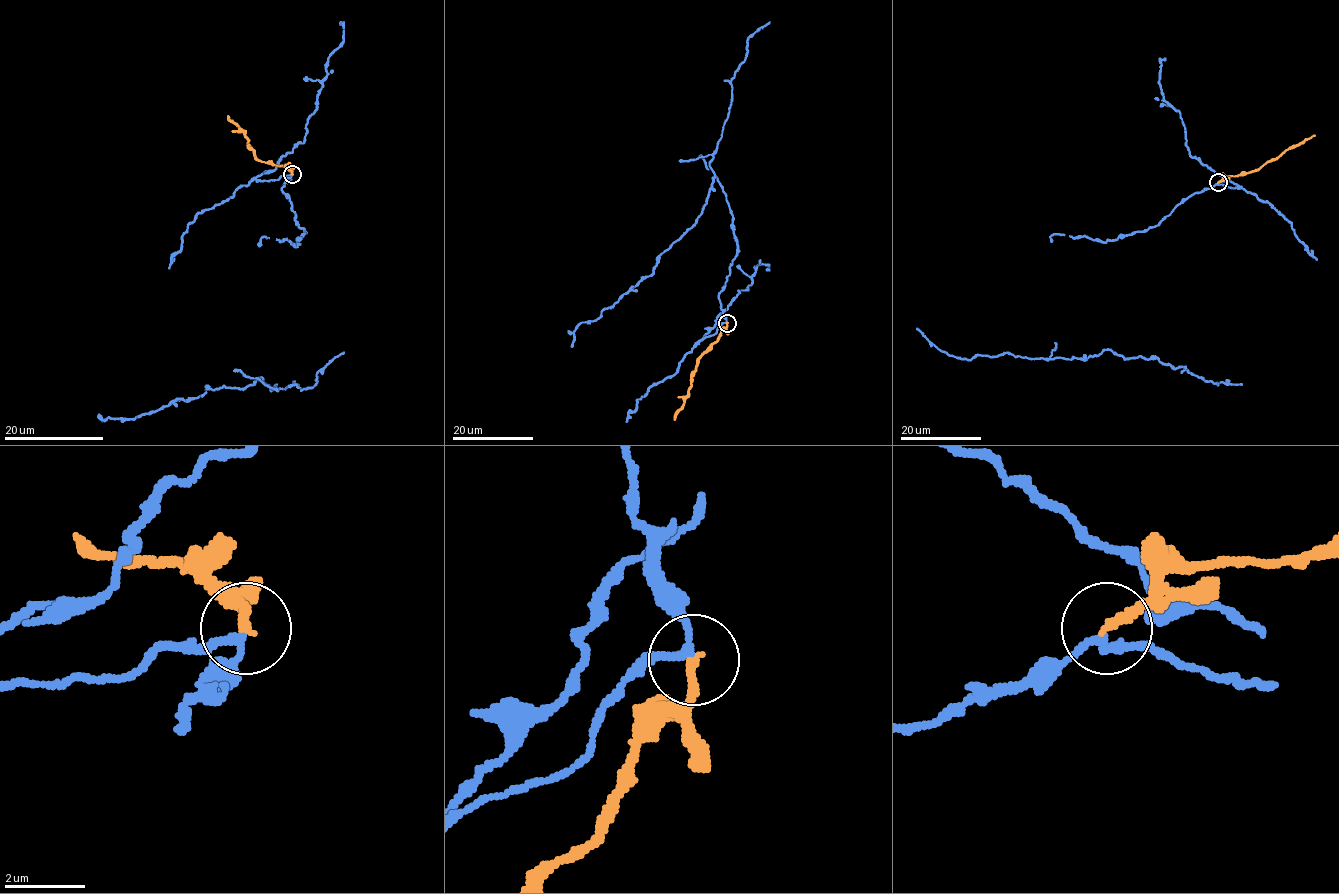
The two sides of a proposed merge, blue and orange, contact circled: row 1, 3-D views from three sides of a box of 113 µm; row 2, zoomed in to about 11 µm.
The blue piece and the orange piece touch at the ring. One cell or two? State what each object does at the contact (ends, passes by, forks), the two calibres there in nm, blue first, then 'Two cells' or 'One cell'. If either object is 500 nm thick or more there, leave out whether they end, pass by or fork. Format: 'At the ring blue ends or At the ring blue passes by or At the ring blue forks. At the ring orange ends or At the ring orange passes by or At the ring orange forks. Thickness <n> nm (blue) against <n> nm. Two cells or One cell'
At the ring blue passes by. At the ring orange ends. Thickness 170 nm (blue) against 240 nm. Two cells

